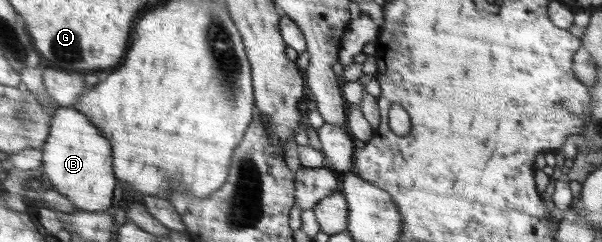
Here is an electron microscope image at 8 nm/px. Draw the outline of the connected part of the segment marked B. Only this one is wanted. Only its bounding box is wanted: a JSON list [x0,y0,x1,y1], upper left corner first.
[41,106,117,211]

